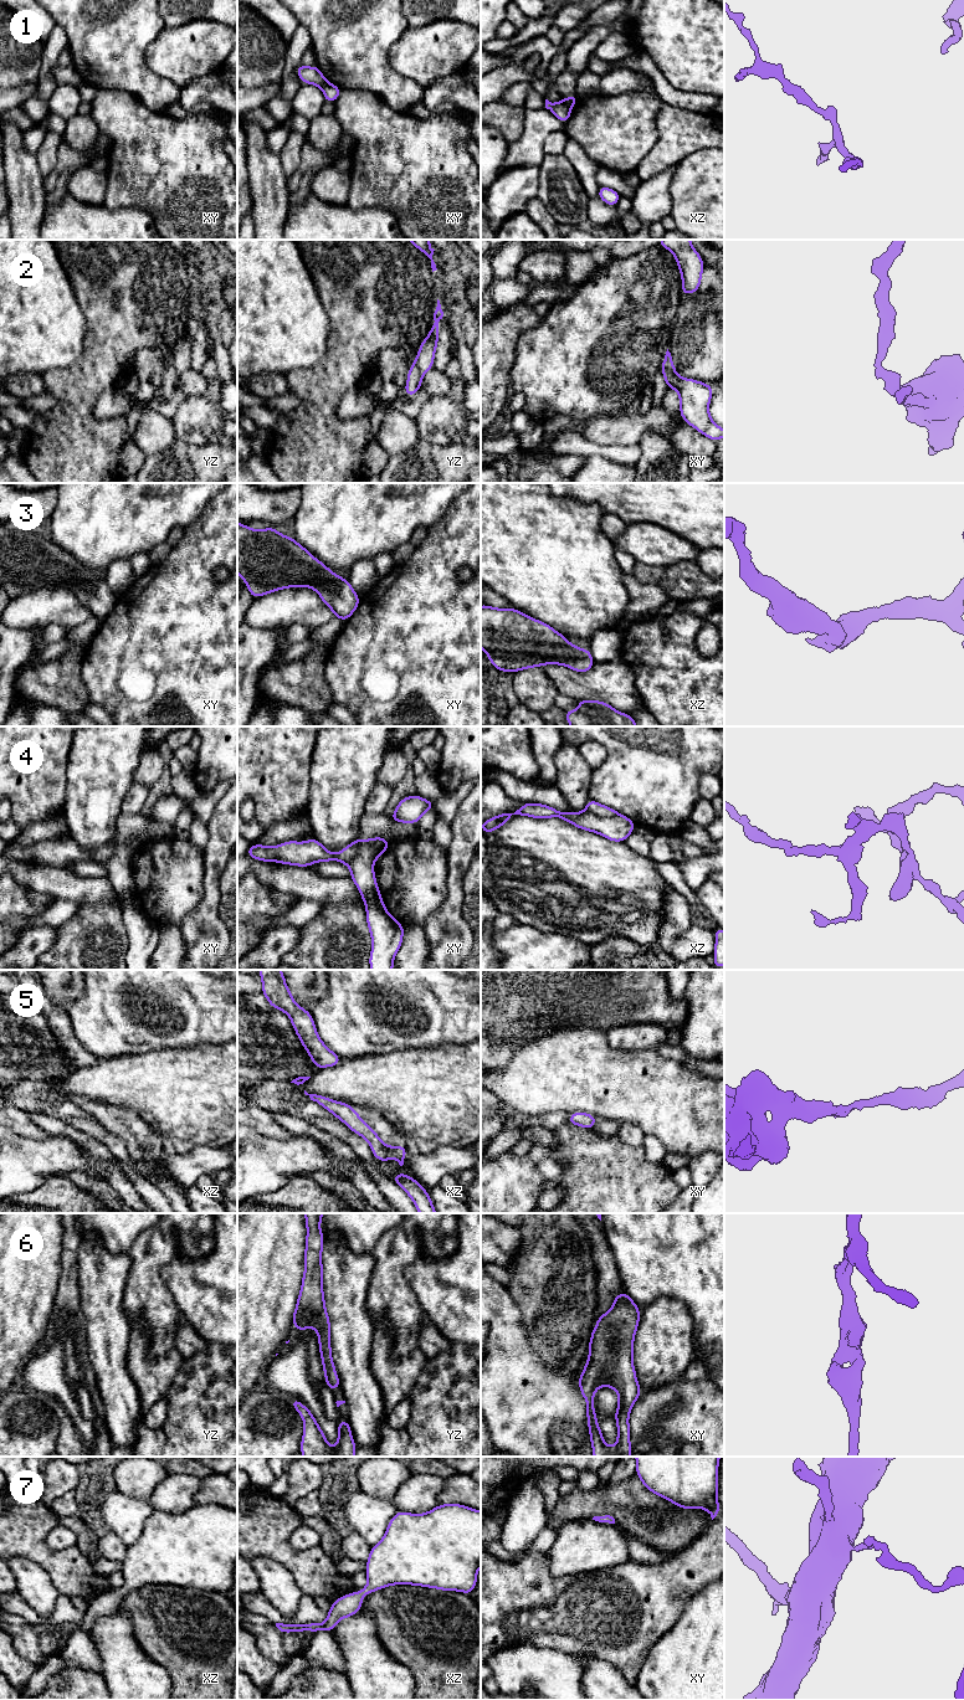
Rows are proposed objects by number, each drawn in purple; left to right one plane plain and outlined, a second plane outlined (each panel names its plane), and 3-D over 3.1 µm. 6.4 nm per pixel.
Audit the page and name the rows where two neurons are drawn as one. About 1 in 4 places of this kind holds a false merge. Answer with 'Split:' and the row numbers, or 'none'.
Split: 1, 4

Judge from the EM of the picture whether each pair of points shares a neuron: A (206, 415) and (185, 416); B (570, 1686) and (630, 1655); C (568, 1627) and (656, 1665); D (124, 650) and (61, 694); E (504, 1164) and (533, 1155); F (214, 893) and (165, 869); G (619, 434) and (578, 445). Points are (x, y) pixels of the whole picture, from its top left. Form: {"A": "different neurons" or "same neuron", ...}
{"A": "same neuron", "B": "different neurons", "C": "different neurons", "D": "different neurons", "E": "different neurons", "F": "different neurons", "G": "different neurons"}

